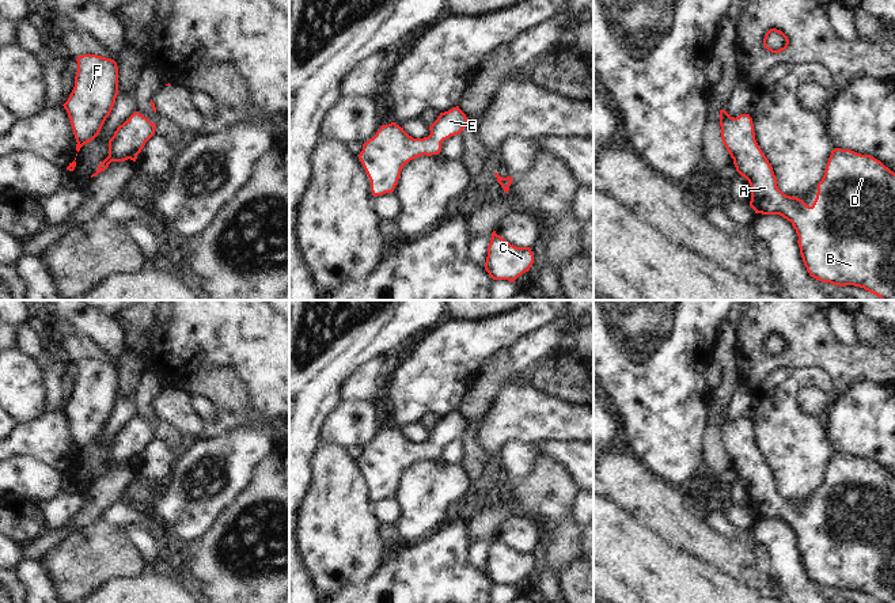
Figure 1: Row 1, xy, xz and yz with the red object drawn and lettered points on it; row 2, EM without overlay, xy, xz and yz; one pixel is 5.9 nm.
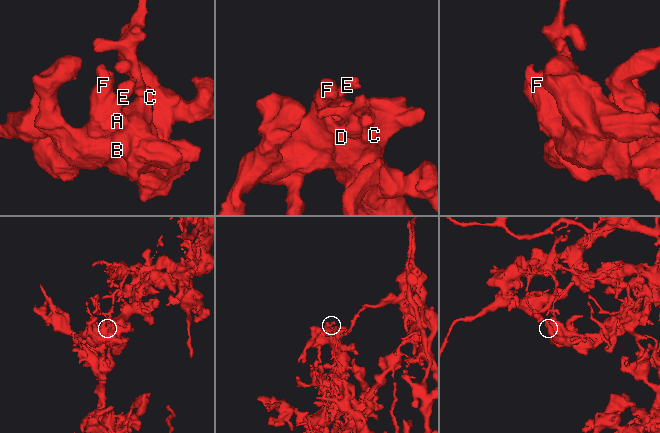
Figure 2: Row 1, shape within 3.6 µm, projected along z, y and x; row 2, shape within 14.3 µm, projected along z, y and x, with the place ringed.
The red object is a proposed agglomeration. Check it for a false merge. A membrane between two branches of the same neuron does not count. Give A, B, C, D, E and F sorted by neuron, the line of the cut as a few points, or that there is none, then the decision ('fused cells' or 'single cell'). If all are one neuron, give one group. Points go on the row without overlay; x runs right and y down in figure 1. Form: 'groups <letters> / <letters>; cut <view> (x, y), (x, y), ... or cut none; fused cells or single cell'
groups A B C D E F; cut none; single cell

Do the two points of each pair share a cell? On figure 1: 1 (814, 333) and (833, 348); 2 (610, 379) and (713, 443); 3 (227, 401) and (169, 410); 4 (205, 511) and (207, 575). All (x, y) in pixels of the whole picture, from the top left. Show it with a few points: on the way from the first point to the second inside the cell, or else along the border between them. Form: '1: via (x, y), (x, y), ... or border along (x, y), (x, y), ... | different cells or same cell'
1: via (819, 338), (825, 338), (827, 342) | same cell
2: border along (709, 406), (709, 425), (704, 439), (704, 462) | different cells
3: border along (247, 406), (239, 412), (216, 410) | different cells
4: border along (226, 508), (198, 539) | different cells

